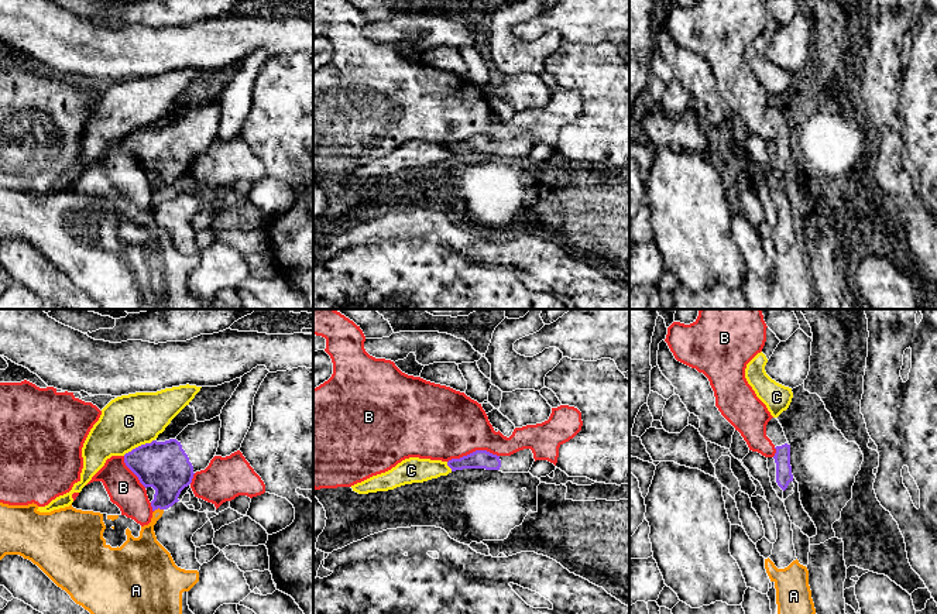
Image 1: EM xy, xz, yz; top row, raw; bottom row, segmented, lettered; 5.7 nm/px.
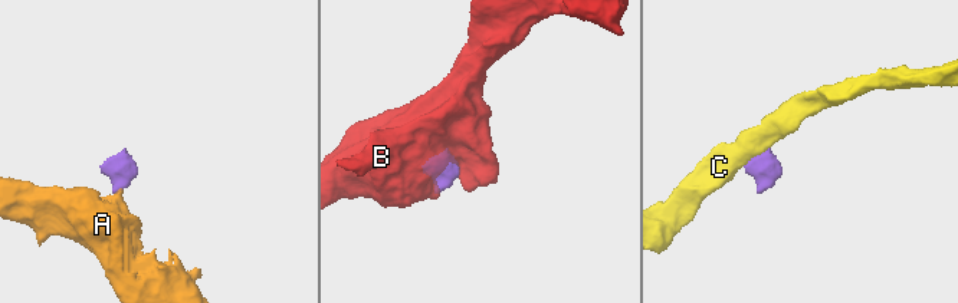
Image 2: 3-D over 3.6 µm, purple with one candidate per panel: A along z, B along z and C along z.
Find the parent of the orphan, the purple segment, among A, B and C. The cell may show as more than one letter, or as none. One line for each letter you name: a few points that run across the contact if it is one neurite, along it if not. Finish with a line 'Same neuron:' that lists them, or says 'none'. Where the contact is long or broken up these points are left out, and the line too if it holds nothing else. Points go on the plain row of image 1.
Same neuron: none

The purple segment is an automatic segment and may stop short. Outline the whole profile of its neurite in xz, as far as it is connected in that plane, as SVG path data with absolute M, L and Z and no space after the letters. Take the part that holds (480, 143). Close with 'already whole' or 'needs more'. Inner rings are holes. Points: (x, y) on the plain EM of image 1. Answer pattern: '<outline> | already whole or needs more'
M531 133L519 134L511 140L497 140L487 134L476 134L460 143L452 143L447 150L452 155L463 152L500 154L502 157L529 157L533 148Z | needs more

